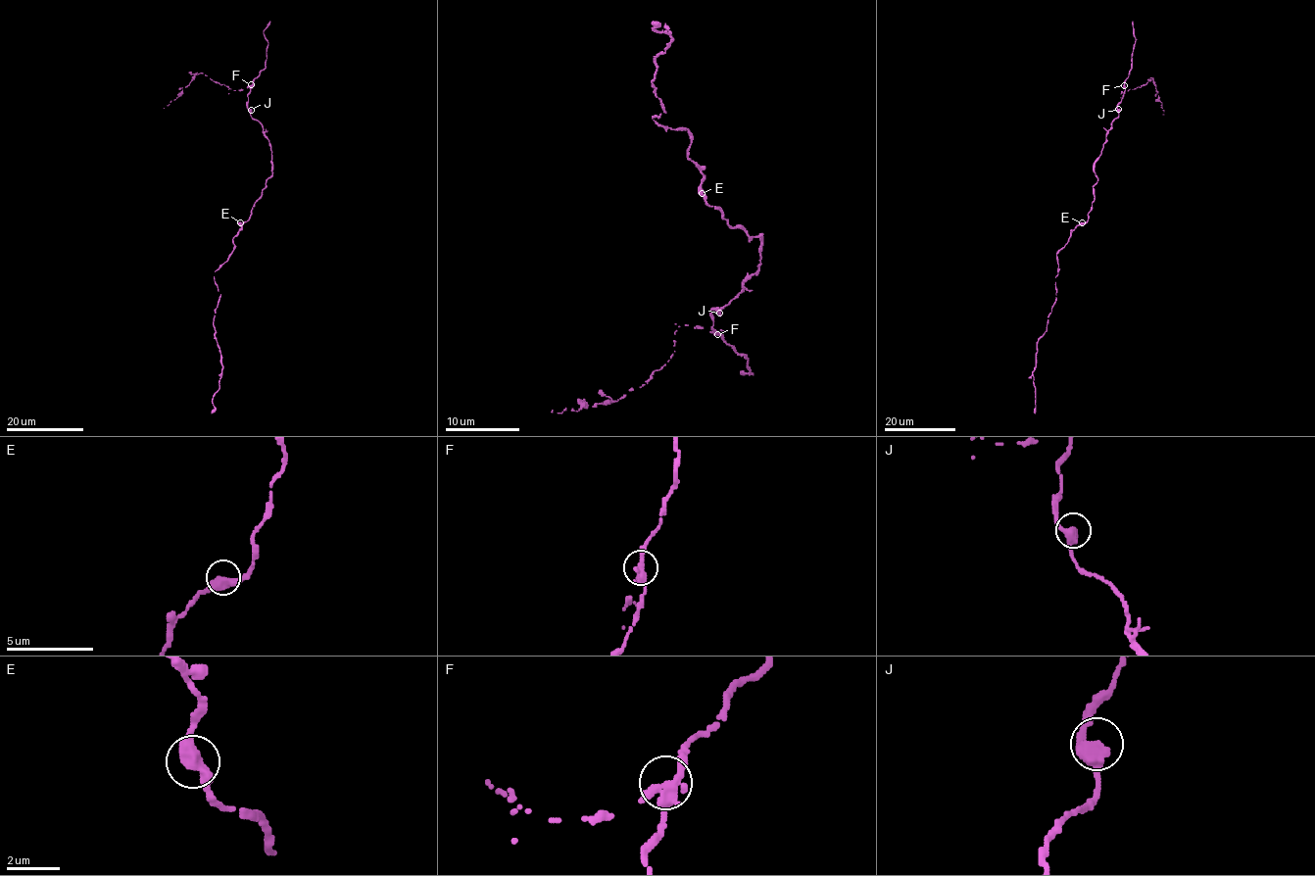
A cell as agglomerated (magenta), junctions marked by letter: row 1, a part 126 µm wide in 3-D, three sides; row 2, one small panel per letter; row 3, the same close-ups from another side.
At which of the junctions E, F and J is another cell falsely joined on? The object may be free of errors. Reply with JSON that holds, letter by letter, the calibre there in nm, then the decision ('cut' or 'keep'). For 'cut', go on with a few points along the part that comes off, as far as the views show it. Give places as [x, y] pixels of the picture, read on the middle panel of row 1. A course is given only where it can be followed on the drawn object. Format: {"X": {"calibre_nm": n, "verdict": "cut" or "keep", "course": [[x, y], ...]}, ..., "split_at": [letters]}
{"E": {"calibre_nm": 440, "verdict": "keep"}, "F": {"calibre_nm": 440, "verdict": "cut", "course": [[717, 333], [679, 325], [671, 357], [649, 379], [614, 402], [593, 406], [587, 404], [576, 411], [553, 410]]}, "J": {"calibre_nm": 440, "verdict": "keep"}, "split_at": ["F"]}

